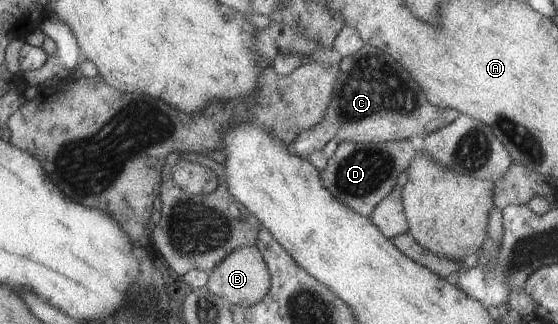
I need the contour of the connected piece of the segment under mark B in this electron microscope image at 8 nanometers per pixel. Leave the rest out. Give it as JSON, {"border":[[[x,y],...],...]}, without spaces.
{"border":[[[241,247],[229,253],[210,273],[207,290],[216,297],[222,297],[230,306],[248,307],[262,301],[271,286],[271,279],[260,252],[252,247]]]}

